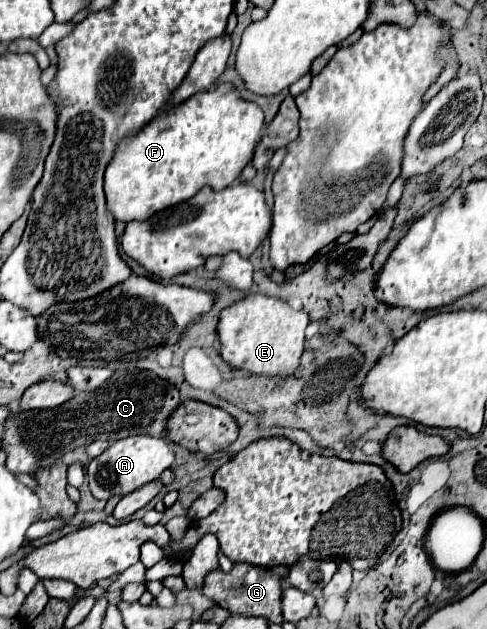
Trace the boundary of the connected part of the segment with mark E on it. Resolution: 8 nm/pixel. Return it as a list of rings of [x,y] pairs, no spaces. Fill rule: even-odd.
[[[250,294],[234,306],[226,308],[216,326],[220,340],[220,356],[230,368],[246,370],[254,376],[292,376],[300,366],[304,352],[304,330],[308,326],[308,314],[294,310],[288,302],[266,296]]]

